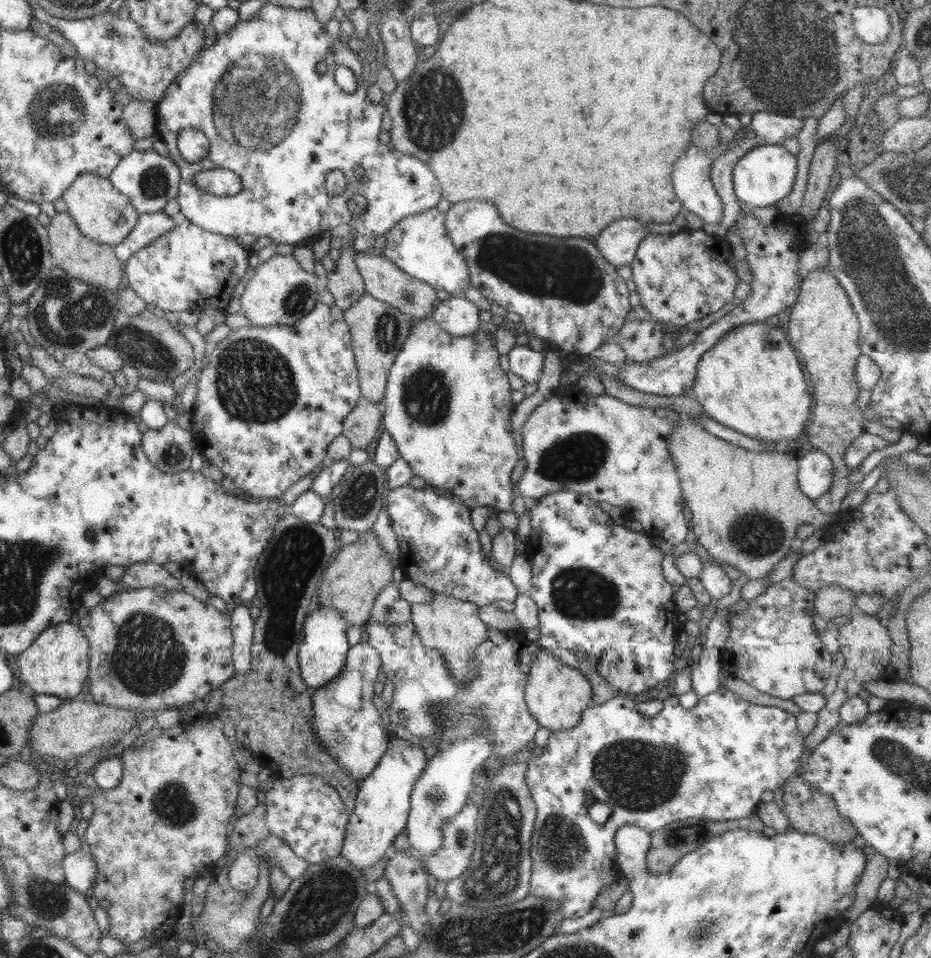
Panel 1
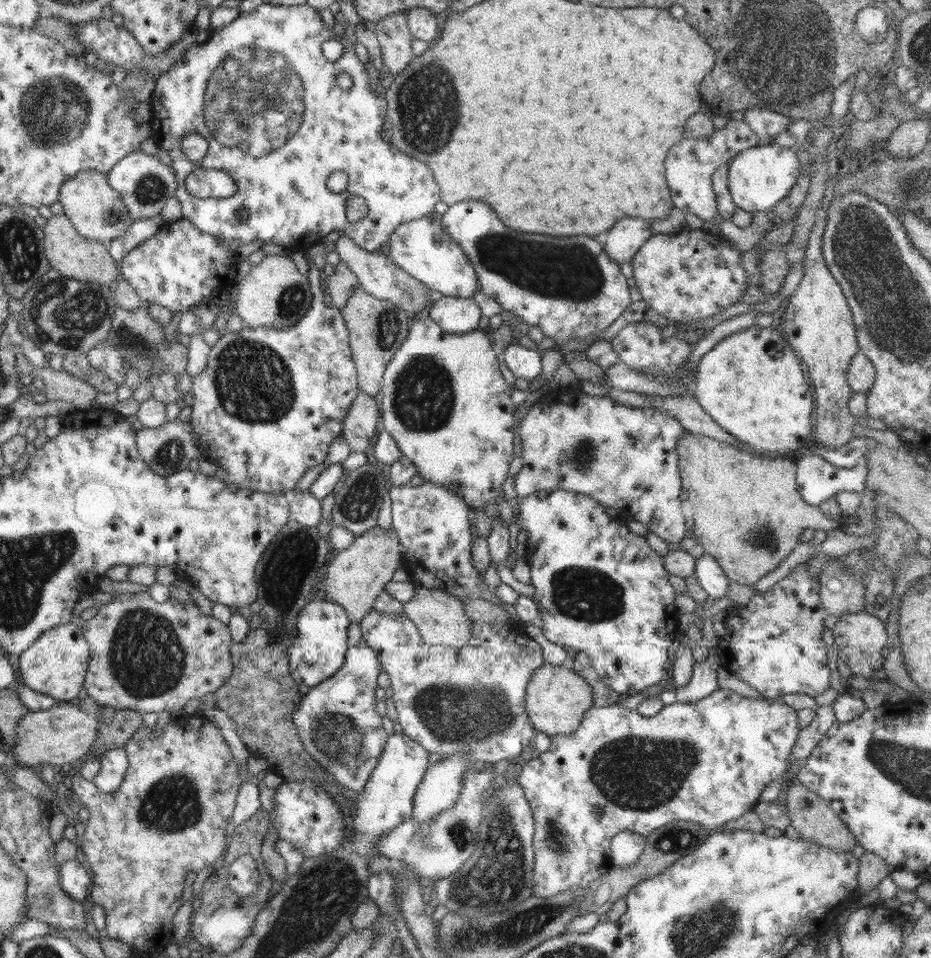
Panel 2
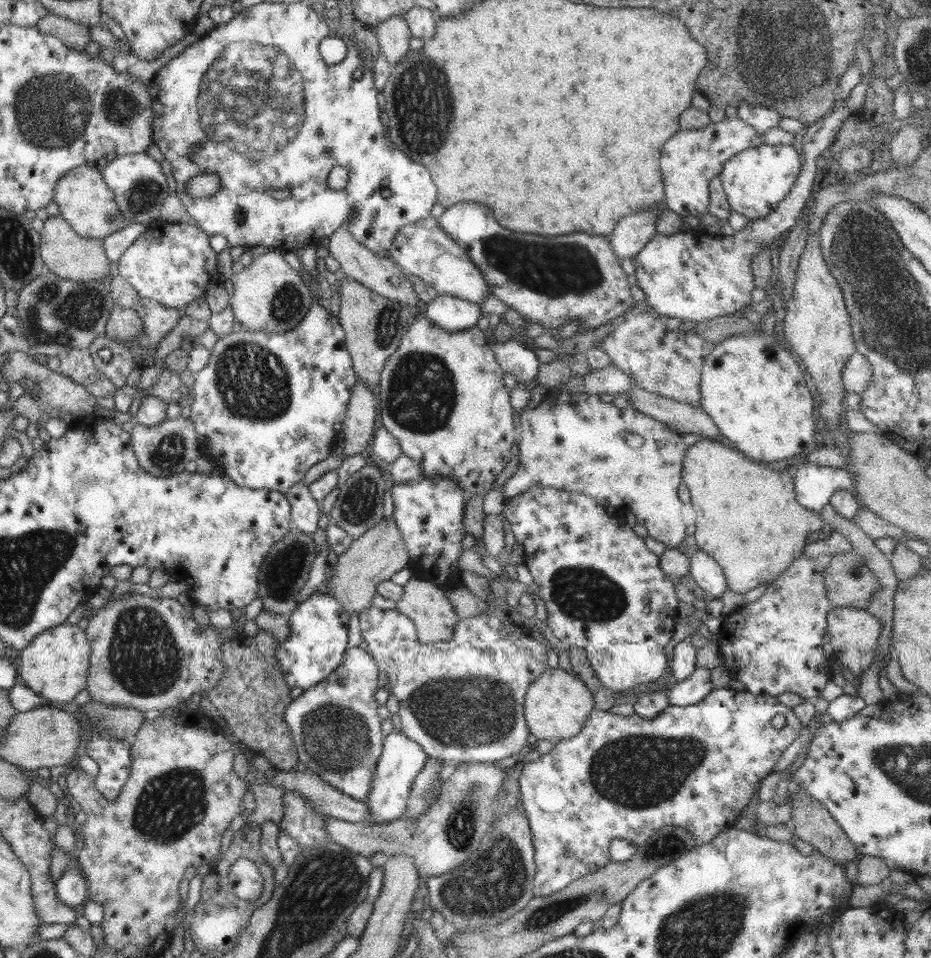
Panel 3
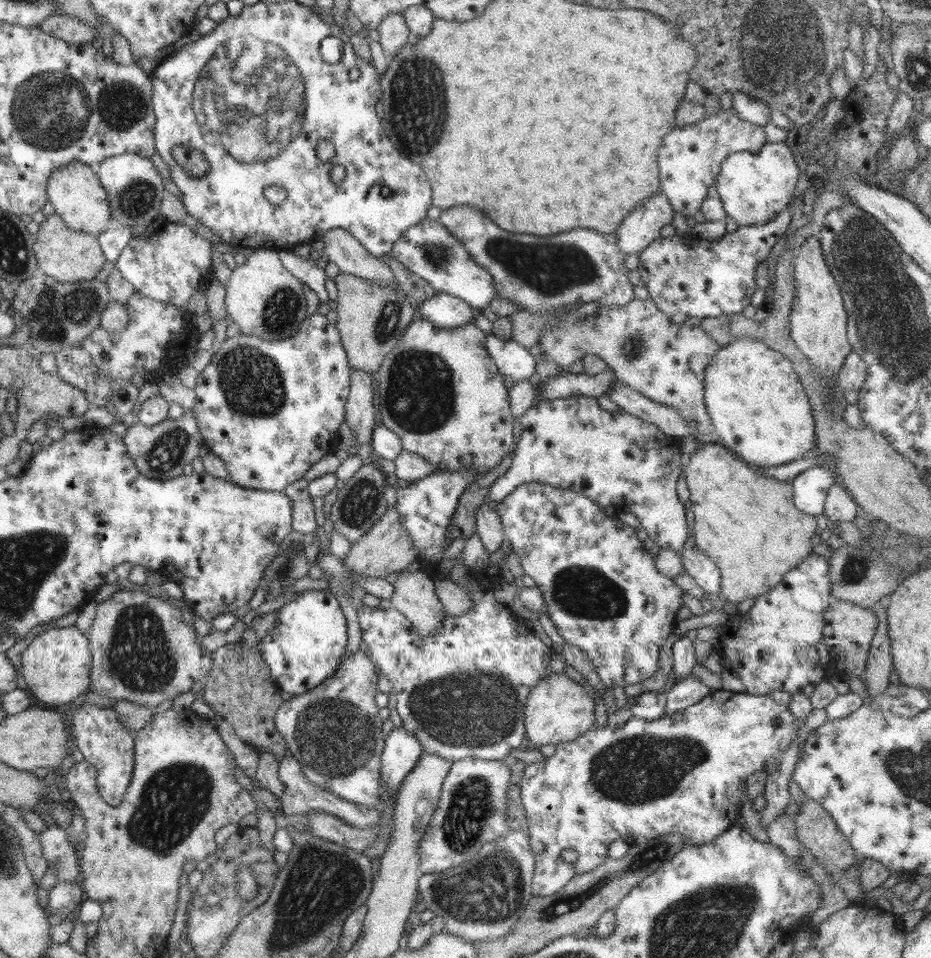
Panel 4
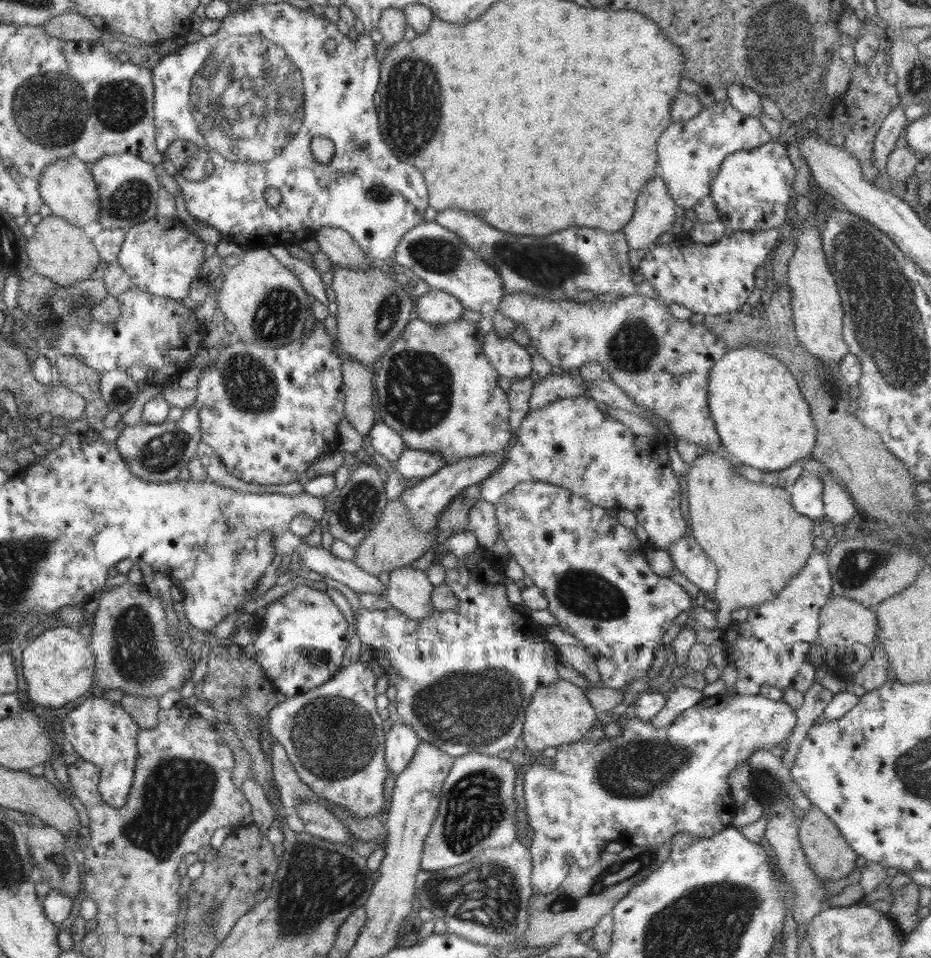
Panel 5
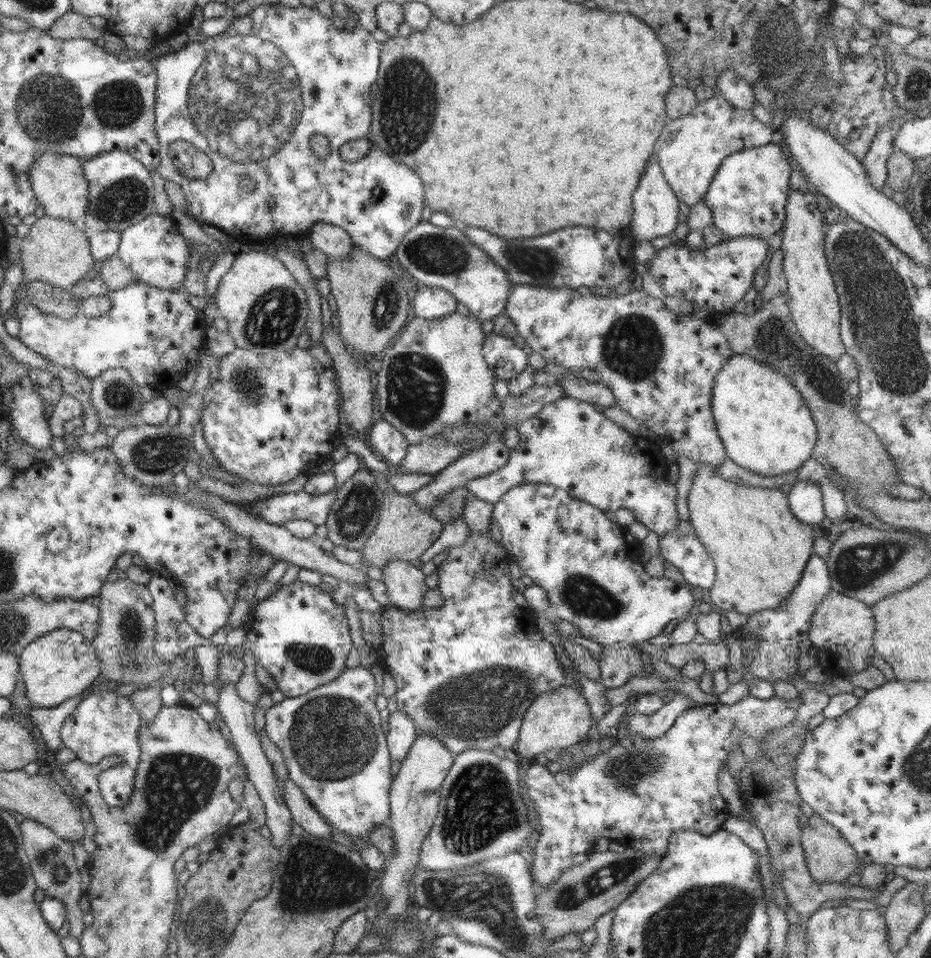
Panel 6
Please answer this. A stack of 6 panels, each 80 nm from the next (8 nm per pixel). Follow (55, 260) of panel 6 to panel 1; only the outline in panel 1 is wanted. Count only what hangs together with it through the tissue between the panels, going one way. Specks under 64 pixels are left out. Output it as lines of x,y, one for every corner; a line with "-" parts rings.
63,211
57,213
51,218
50,225
47,227
48,240
50,243
51,258
58,262
58,266
67,272
70,276
99,286
114,292
125,284
124,264
113,251
113,246
109,244
100,244
84,236
72,217

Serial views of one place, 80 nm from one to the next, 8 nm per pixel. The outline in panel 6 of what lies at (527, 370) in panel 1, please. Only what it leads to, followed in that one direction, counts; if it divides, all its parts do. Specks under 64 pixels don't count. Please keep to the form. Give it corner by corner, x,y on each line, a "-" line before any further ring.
494,332
485,335
482,352
496,379
509,381
528,367
528,351
520,348
513,339

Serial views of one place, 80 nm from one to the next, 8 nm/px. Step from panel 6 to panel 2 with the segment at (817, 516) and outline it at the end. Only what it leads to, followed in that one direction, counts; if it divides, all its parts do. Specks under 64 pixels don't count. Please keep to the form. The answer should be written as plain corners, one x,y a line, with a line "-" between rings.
814,448
797,462
797,490
806,503
818,508
838,492
862,494
868,476
868,461
862,459
854,468
836,468
818,456

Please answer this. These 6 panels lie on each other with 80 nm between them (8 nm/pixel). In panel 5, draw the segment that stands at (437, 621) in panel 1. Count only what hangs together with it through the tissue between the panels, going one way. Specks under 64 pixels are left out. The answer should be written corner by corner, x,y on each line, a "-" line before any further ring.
411,567
394,568
388,578
385,597
396,611
407,616
409,622
416,623
436,611
430,602
434,587
424,571

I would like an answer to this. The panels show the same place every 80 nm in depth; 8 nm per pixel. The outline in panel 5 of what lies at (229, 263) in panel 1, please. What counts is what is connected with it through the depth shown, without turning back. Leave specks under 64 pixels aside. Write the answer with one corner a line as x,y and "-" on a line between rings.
156,214
143,223
128,229
116,261
124,272
127,272
133,285
154,296
182,301
189,294
190,283
196,277
203,276
200,268
207,258
204,256
206,242
176,219
168,219

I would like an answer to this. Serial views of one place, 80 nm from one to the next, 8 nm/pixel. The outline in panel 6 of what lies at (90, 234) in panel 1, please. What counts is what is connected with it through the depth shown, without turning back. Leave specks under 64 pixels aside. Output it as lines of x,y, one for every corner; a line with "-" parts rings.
43,152
29,168
29,179
38,202
45,214
52,218
68,219
75,222
82,219
88,210
88,181
82,172
81,159
78,157

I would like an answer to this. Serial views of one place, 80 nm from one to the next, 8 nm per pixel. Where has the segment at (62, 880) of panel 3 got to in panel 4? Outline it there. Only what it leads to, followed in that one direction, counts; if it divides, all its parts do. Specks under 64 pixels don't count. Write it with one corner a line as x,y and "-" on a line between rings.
80,879
74,882
58,882
49,892
48,903
50,911
54,916
49,920
49,924
54,926
64,921
70,913
81,904
82,889

